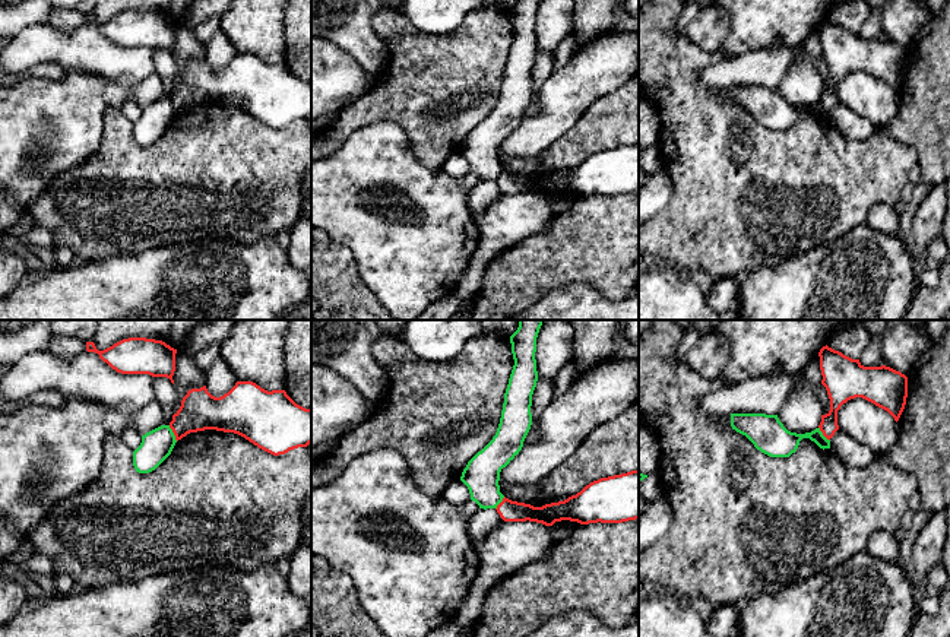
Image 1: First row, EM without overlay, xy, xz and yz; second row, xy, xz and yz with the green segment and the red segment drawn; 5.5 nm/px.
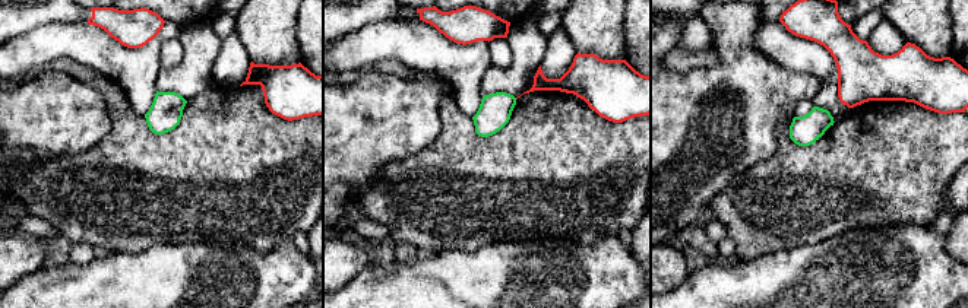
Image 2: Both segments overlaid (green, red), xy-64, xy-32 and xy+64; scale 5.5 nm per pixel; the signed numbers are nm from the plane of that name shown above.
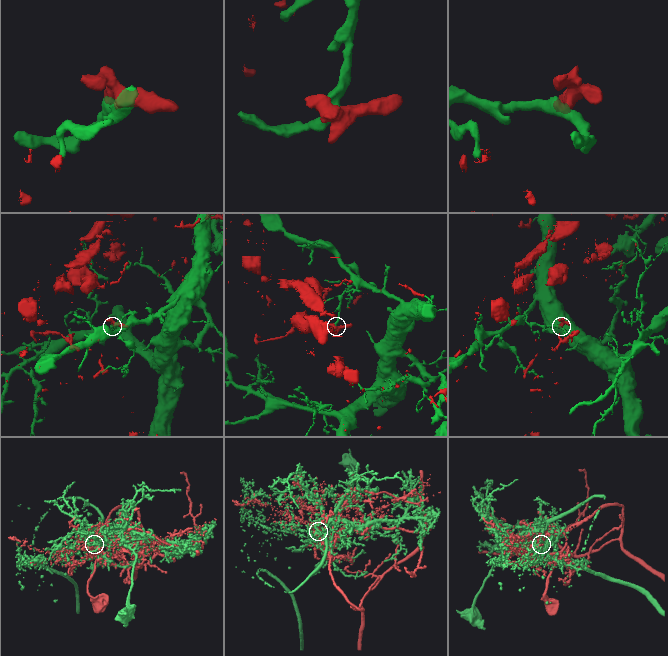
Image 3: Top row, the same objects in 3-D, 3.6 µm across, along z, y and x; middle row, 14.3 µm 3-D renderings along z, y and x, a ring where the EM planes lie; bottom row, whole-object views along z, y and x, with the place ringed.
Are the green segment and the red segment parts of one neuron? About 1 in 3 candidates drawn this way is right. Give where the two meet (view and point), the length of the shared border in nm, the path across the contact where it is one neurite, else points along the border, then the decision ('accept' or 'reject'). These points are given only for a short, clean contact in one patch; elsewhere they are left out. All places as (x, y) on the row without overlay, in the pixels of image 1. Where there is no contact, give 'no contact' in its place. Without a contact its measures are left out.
meets green in xy at (173, 105); contact 100 nm long; reject

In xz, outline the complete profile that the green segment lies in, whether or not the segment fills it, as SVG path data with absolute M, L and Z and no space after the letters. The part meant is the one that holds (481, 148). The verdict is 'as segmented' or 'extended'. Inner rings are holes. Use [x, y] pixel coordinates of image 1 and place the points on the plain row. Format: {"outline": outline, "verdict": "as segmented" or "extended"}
{"outline": "M517 0L510 9L514 38L504 66L500 96L493 112L478 124L462 145L471 172L479 181L497 181L504 168L500 165L500 145L523 120L532 98L532 67L538 54L536 10L541 0Z", "verdict": "as segmented"}

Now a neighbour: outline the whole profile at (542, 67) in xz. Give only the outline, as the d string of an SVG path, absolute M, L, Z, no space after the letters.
M538 50L536 60L532 67L532 98L531 102L523 114L523 118L531 118L539 112L539 89L544 82L552 75L554 72L554 54L545 54Z

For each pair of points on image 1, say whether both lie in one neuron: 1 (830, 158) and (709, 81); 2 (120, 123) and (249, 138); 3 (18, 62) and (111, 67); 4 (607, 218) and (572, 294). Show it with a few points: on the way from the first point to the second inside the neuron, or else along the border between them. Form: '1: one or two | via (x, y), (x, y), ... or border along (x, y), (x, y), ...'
1: two | border along (727, 57), (700, 72), (703, 86)
2: one | via (142, 154), (214, 154)
3: one | via (41, 51), (88, 51)
4: two | border along (545, 294), (570, 282), (588, 282), (608, 298)

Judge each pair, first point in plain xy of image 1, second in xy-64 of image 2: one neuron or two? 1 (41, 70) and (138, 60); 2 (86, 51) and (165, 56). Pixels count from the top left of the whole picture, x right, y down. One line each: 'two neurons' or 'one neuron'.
1: two neurons
2: two neurons

